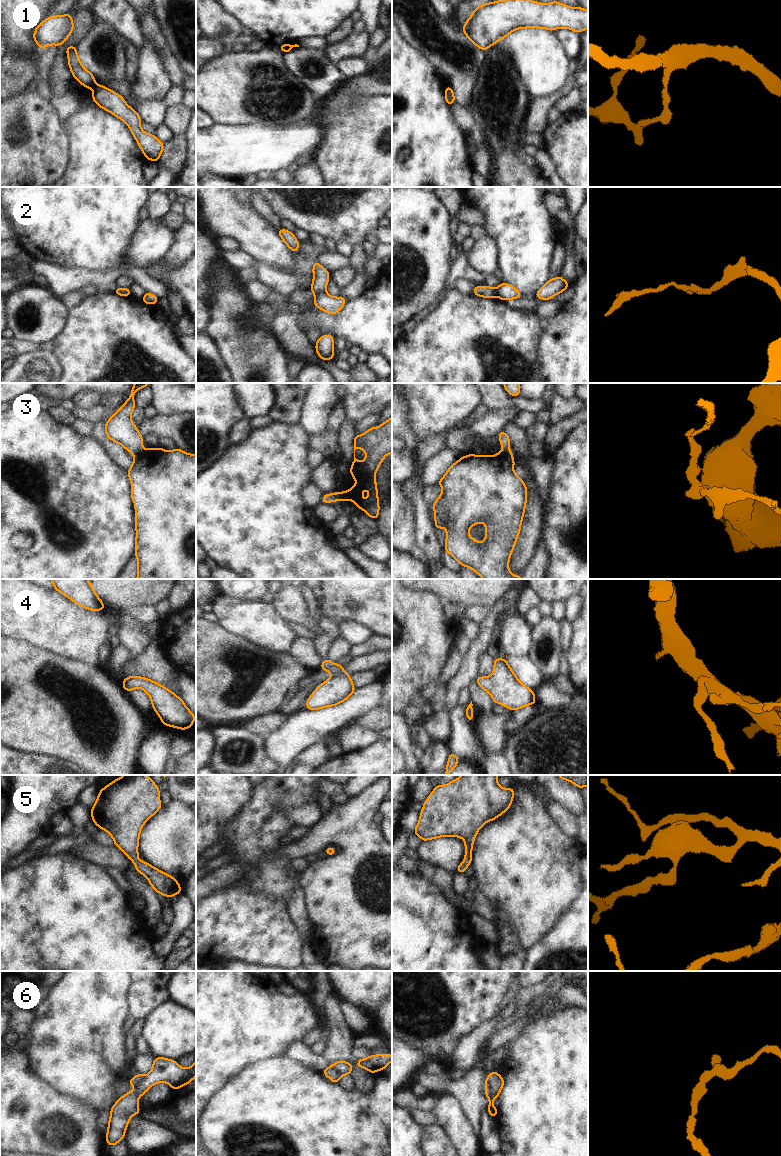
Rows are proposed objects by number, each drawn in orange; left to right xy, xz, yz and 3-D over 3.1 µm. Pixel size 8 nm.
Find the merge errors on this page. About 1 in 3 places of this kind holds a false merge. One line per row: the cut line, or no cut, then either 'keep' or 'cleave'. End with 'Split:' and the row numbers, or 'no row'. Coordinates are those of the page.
1: xy (96, 85), (93, 88) | cleave
2: xz (325, 290), (315, 295) | cleave
3: xy (142, 449), (133, 453) | cleave
4: no cut | keep
5: no cut | keep
6: yz (485, 1081), (491, 1088), (491, 1095), (489, 1097) | cleave
Split: 1, 2, 3, 6

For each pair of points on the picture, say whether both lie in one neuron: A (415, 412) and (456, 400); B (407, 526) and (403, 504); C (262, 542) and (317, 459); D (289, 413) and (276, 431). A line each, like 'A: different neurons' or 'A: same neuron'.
A: same neuron
B: same neuron
C: different neurons
D: different neurons

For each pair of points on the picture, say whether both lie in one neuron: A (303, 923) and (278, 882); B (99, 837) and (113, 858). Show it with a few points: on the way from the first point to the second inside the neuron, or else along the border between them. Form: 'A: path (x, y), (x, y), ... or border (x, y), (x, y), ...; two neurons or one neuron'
A: border (299, 885), (292, 890), (285, 904); two neurons
B: border (93, 841), (104, 846), (114, 845); two neurons

